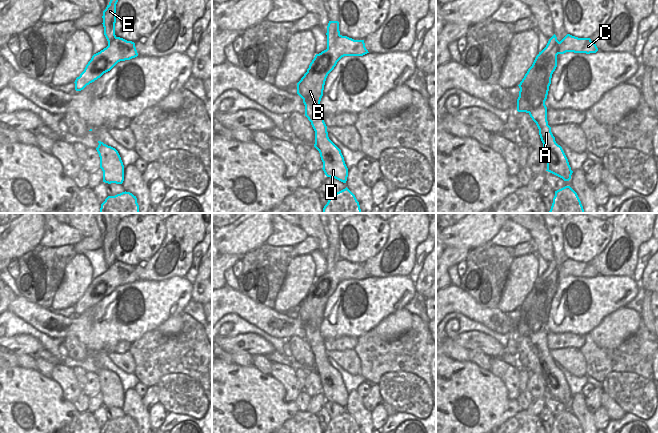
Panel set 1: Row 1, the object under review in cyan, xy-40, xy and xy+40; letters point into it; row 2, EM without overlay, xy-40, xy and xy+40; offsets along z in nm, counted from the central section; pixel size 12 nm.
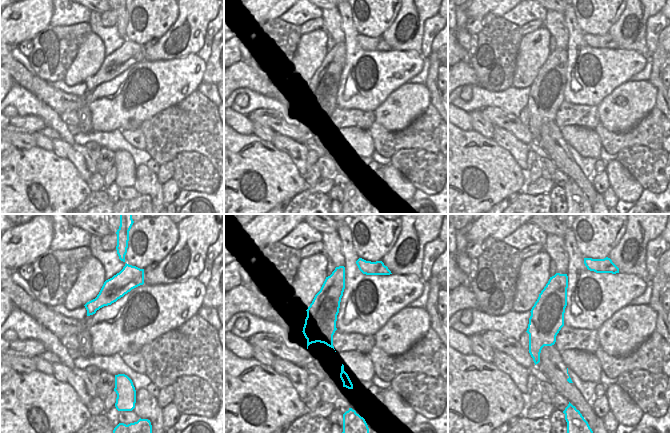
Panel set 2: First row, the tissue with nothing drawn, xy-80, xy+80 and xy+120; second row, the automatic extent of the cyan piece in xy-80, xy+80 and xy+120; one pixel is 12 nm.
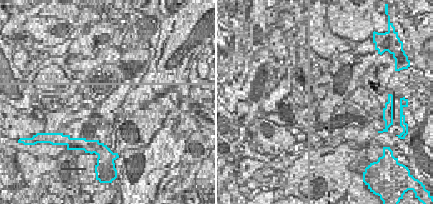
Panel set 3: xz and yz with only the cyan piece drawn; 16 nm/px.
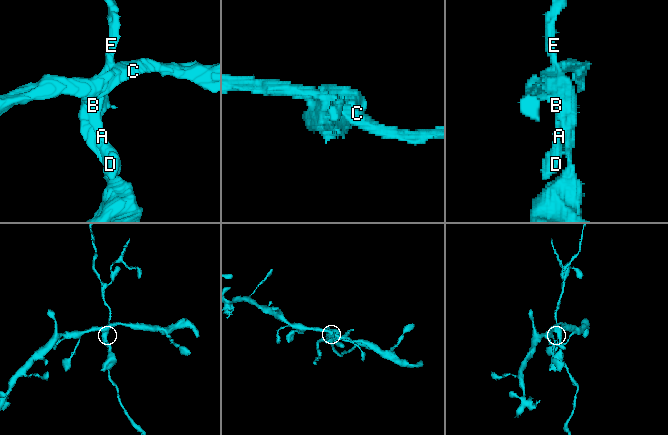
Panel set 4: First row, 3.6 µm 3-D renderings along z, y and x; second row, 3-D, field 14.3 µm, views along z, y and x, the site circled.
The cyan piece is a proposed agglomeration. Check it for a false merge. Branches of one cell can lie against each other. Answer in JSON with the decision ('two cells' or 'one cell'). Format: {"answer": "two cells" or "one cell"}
{"answer": "two cells"}

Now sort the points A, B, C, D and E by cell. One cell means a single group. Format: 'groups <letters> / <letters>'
groups A B D E / C

